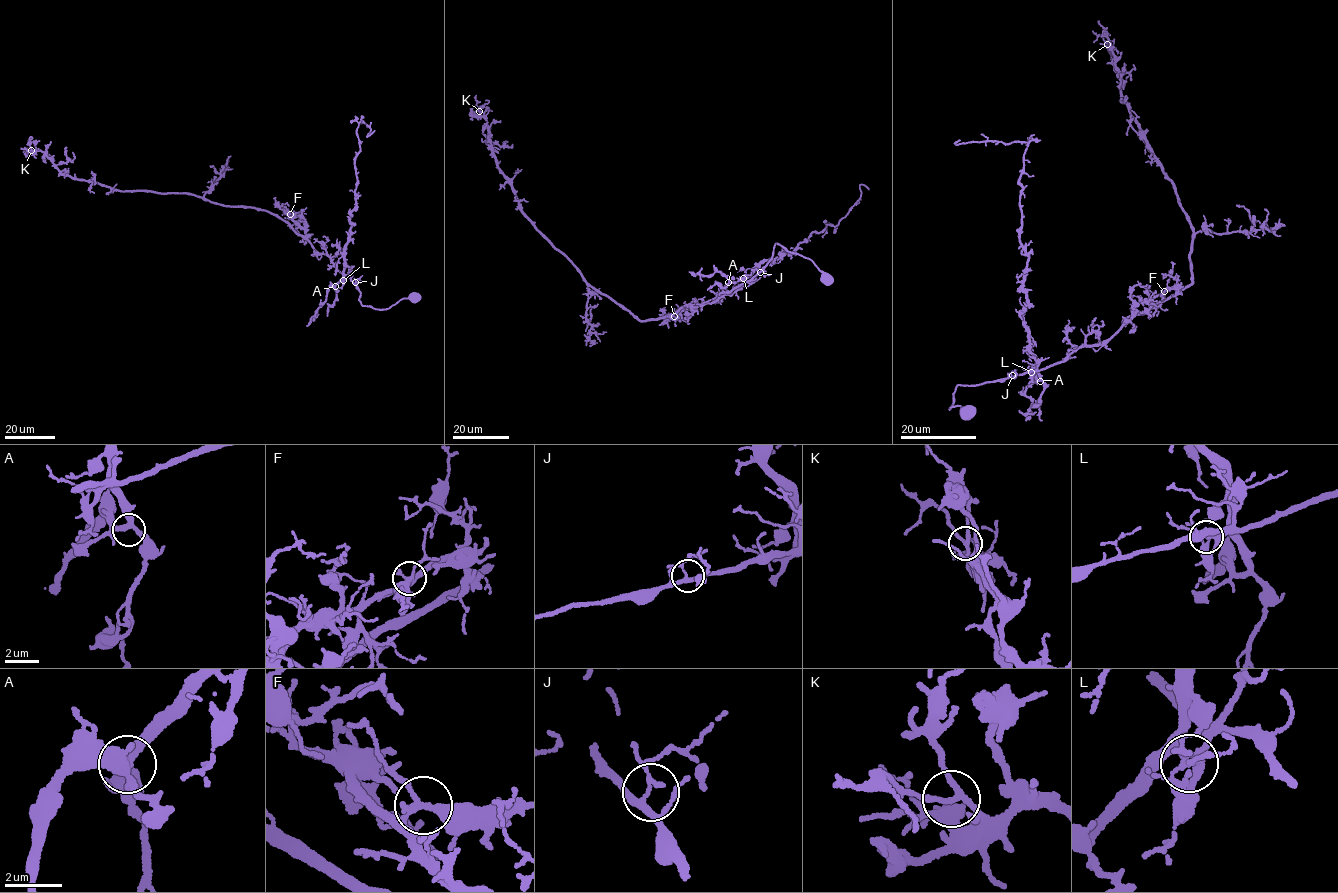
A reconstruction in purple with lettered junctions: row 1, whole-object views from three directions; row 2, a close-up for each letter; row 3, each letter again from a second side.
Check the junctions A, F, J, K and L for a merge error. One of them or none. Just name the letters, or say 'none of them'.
L

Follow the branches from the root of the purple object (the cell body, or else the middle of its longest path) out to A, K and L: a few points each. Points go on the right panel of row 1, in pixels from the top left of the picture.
A: (965, 414), (963, 415), (958, 405), (949, 409), (958, 385), (978, 385), (1034, 370), (1040, 381)
K: (965, 414), (958, 405), (949, 409), (958, 385), (1061, 362), (1193, 281), (1193, 229), (1123, 100), (1107, 44)
L: (965, 414), (963, 415), (958, 405), (949, 409), (958, 385), (978, 385), (1031, 372)

